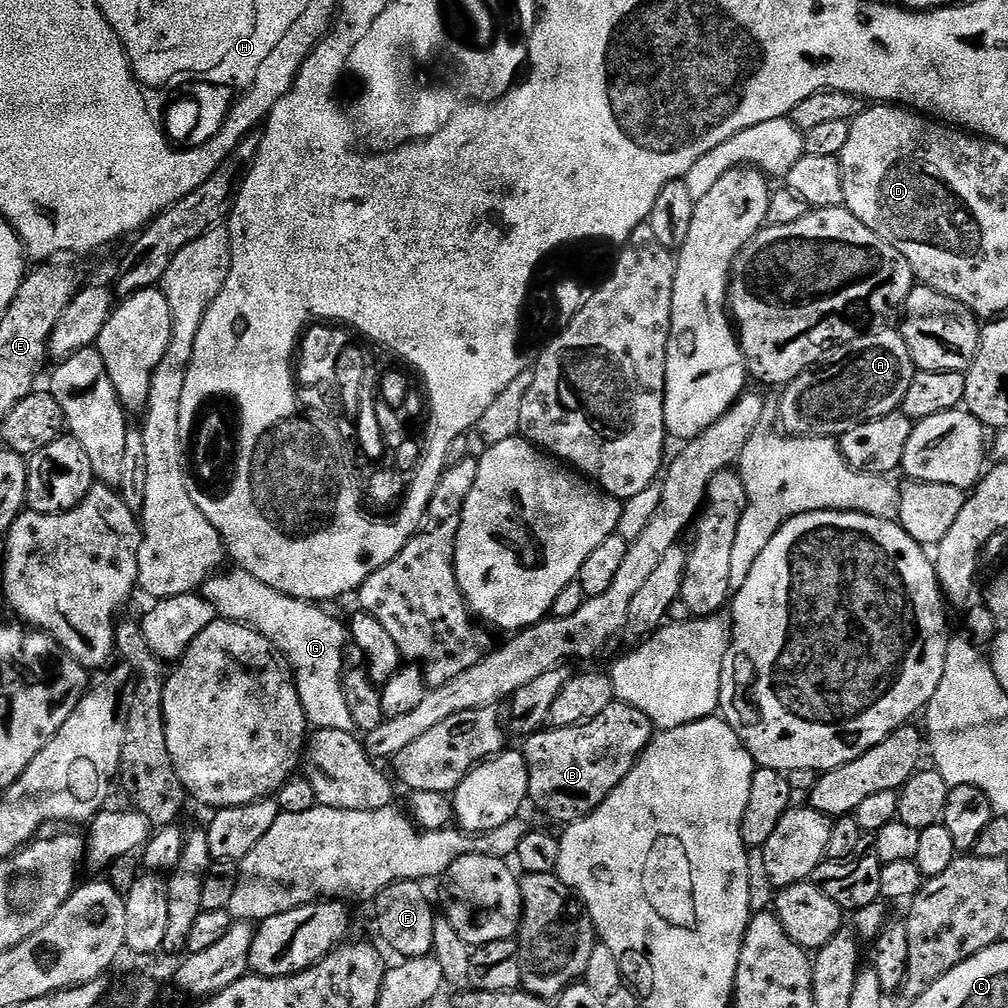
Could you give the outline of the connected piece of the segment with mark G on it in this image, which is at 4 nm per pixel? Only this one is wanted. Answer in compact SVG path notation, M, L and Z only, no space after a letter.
M236 570L233 576L223 576L208 580L202 589L202 595L214 606L217 617L257 628L270 638L270 642L274 642L298 677L304 713L313 729L353 731L356 723L342 692L346 671L344 647L350 644L350 632L345 621L343 624L335 620L324 609L327 607L319 603L299 600L266 586L266 582L254 578L254 574L249 572Z

